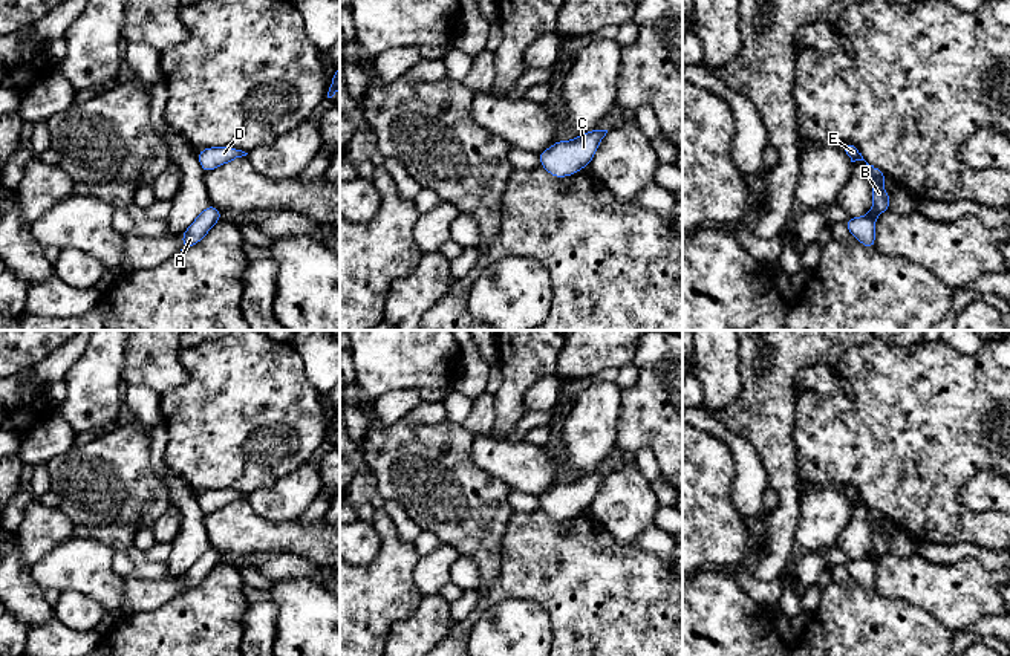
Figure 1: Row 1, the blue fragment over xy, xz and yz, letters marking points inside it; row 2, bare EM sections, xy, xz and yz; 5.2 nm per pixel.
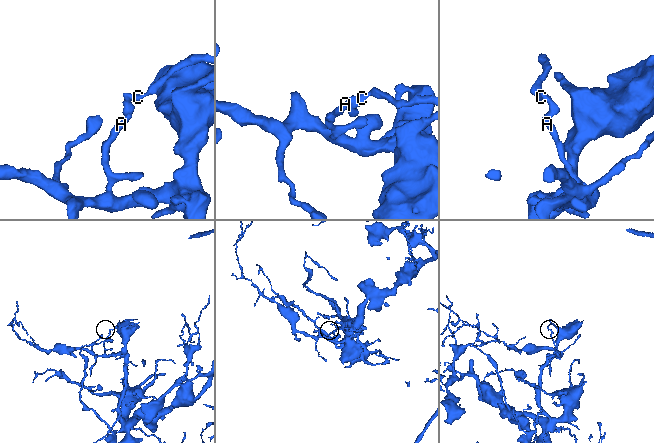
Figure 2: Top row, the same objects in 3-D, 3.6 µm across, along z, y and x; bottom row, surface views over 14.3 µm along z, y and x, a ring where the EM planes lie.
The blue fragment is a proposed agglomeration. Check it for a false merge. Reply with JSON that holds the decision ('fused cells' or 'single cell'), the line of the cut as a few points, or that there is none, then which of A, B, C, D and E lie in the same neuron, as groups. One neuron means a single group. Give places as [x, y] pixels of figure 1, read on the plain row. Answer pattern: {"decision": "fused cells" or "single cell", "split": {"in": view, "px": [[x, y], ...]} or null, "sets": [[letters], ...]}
{"decision": "single cell", "split": null, "sets": [["A", "B", "C", "D", "E"]]}

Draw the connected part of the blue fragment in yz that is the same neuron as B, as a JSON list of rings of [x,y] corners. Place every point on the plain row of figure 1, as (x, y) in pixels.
[[[866,505],[868,517],[872,528],[872,549],[871,554],[860,560],[849,560],[845,567],[851,578],[854,578],[865,590],[875,590],[875,564],[877,560],[891,550],[891,541],[883,531],[886,517]]]

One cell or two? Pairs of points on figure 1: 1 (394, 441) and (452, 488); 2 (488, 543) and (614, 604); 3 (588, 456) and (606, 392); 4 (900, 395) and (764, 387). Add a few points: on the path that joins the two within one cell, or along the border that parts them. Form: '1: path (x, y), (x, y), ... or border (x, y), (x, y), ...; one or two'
1: path (407, 454), (438, 483); one
2: border (510, 514), (502, 537), (499, 577), (491, 584); two
3: path (588, 441), (594, 430), (594, 412), (597, 407); one
4: border (796, 392), (793, 427); two

